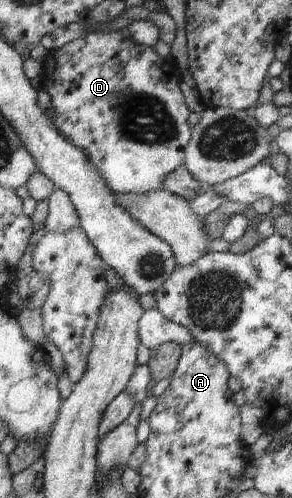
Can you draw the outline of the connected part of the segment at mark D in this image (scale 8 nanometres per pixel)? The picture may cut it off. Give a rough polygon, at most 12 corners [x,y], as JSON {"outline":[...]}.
{"outline":[[128,29],[41,74],[114,193],[164,190],[192,129],[181,72]]}

